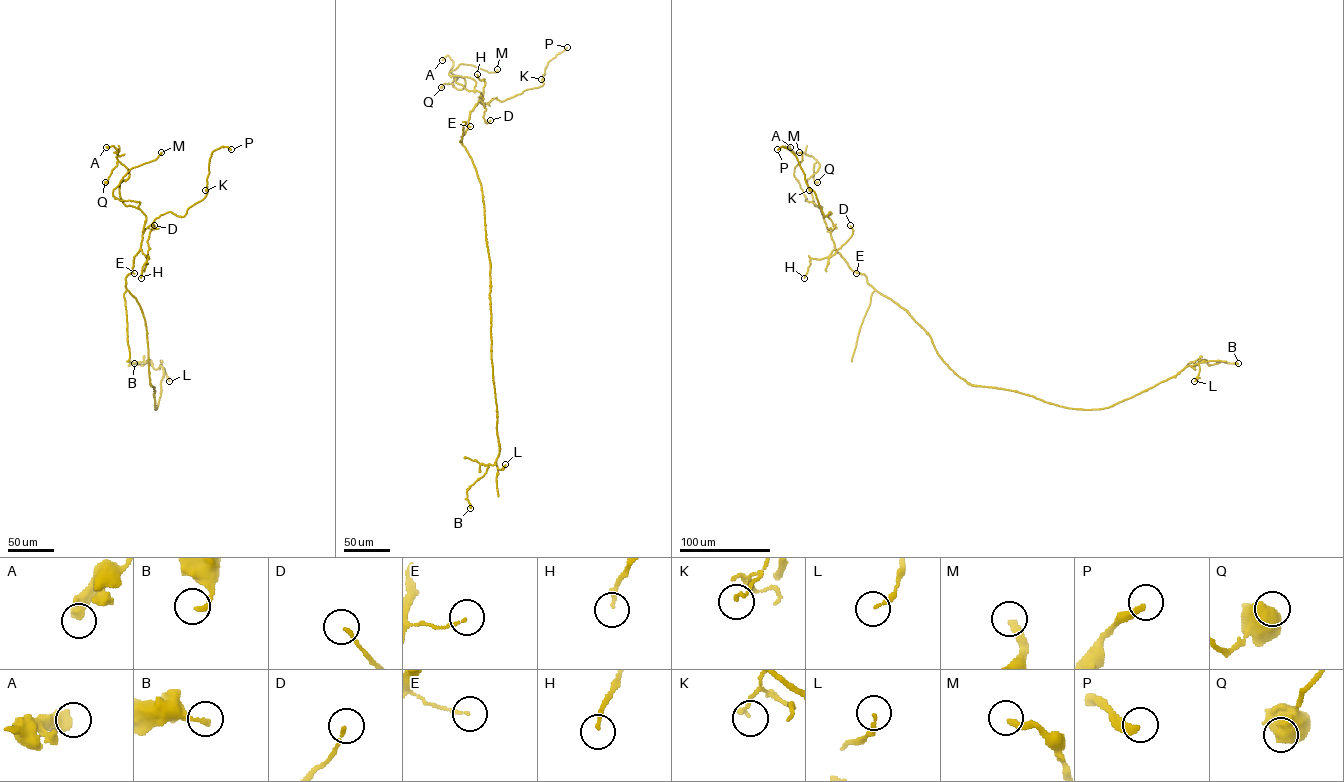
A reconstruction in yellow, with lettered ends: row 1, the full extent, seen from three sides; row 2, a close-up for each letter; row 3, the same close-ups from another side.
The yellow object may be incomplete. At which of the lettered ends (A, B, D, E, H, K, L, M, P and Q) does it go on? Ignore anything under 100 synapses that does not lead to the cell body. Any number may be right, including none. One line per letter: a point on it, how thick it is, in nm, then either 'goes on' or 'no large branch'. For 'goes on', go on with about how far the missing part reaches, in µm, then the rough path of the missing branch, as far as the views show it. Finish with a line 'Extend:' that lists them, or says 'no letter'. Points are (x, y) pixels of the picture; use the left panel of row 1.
A: at (106, 147); 500 nm thick; no large branch
B: at (134, 363); 200 nm thick; no large branch
D: at (154, 225); 110 nm thick; no large branch
E: at (134, 273); 110 nm thick; no large branch
H: at (141, 278); 160 nm thick; no large branch
K: at (205, 190); 110 nm thick; no large branch
L: at (169, 381); 150 nm thick; no large branch
M: at (161, 152); 280 nm thick; no large branch
P: at (231, 149); 340 nm thick; no large branch
Q: at (105, 182); 800 nm thick; no large branch
Extend: no letter

